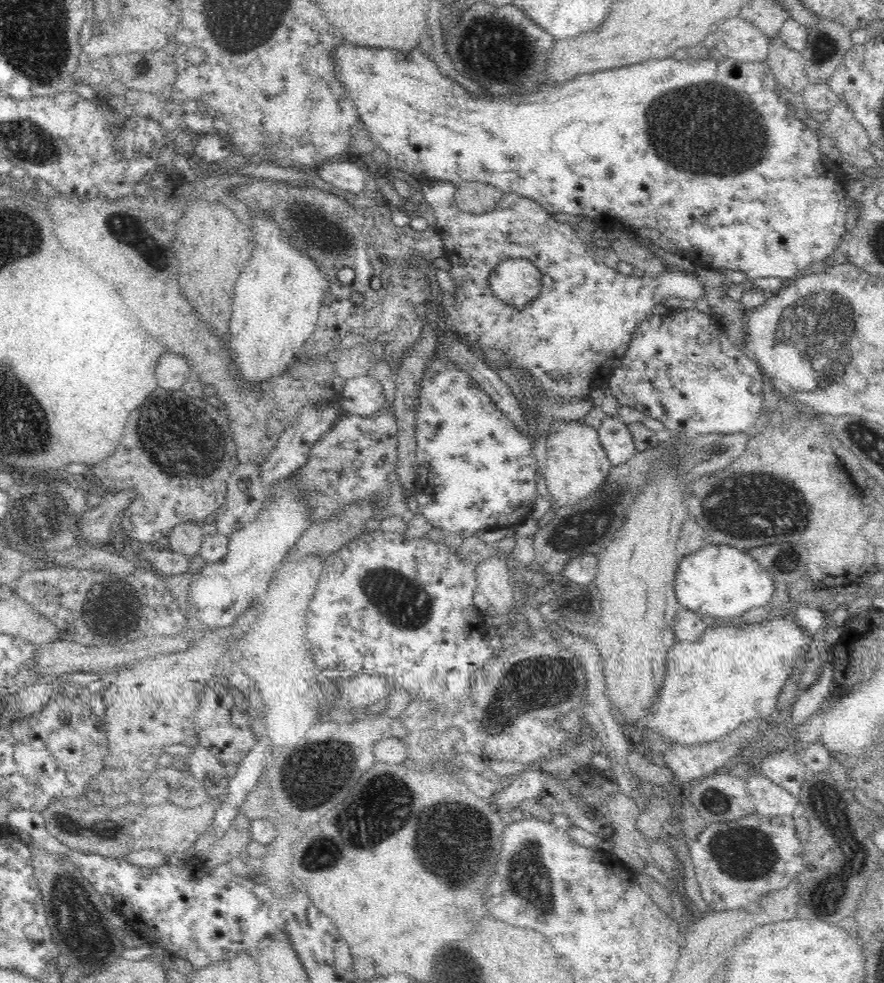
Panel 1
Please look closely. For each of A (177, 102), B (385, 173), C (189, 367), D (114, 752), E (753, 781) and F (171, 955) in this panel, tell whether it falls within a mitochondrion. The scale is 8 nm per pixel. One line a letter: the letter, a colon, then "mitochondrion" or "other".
A: other
B: other
C: other
D: other
E: other
F: other

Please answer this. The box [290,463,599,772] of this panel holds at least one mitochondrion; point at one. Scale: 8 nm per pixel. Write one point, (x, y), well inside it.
(403, 603)

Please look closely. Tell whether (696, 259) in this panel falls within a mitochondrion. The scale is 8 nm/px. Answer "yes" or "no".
no

